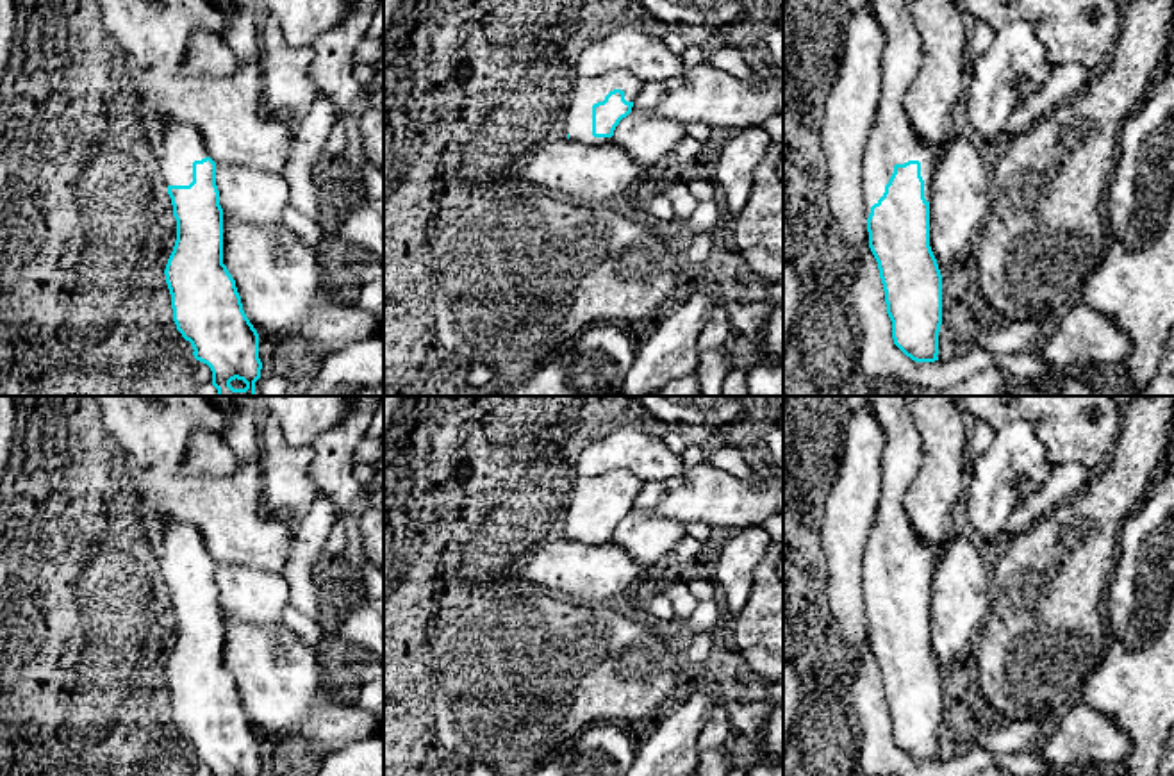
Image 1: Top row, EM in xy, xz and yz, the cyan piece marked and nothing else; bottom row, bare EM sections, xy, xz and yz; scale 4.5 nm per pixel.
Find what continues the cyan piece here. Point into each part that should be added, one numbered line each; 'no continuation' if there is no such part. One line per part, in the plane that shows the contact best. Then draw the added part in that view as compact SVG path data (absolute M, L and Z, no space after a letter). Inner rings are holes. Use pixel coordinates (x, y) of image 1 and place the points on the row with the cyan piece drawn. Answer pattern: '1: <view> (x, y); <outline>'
1: yz (892, 141); M867 0L885 32L878 112L864 150L862 193L865 218L885 193L894 166L921 162L924 198L930 202L931 177L940 146L922 143L912 128L903 100L922 66L919 32L905 0Z

